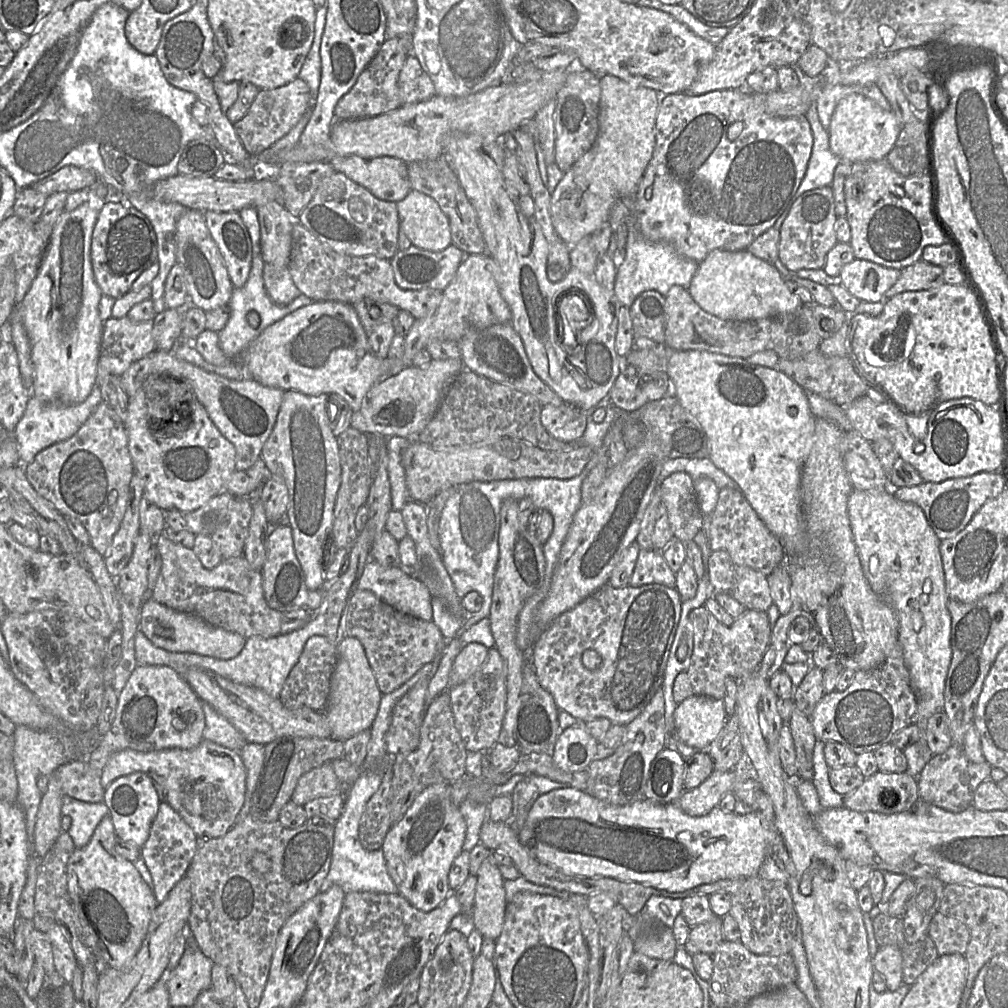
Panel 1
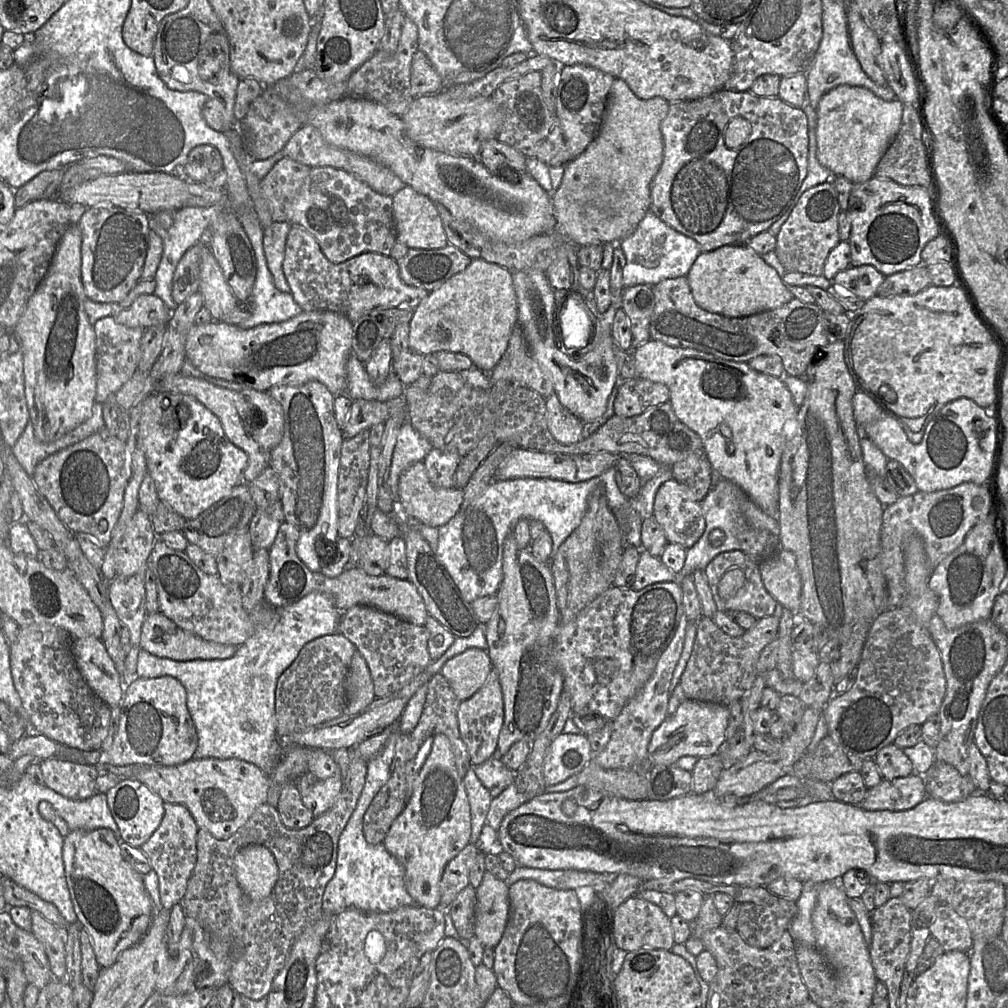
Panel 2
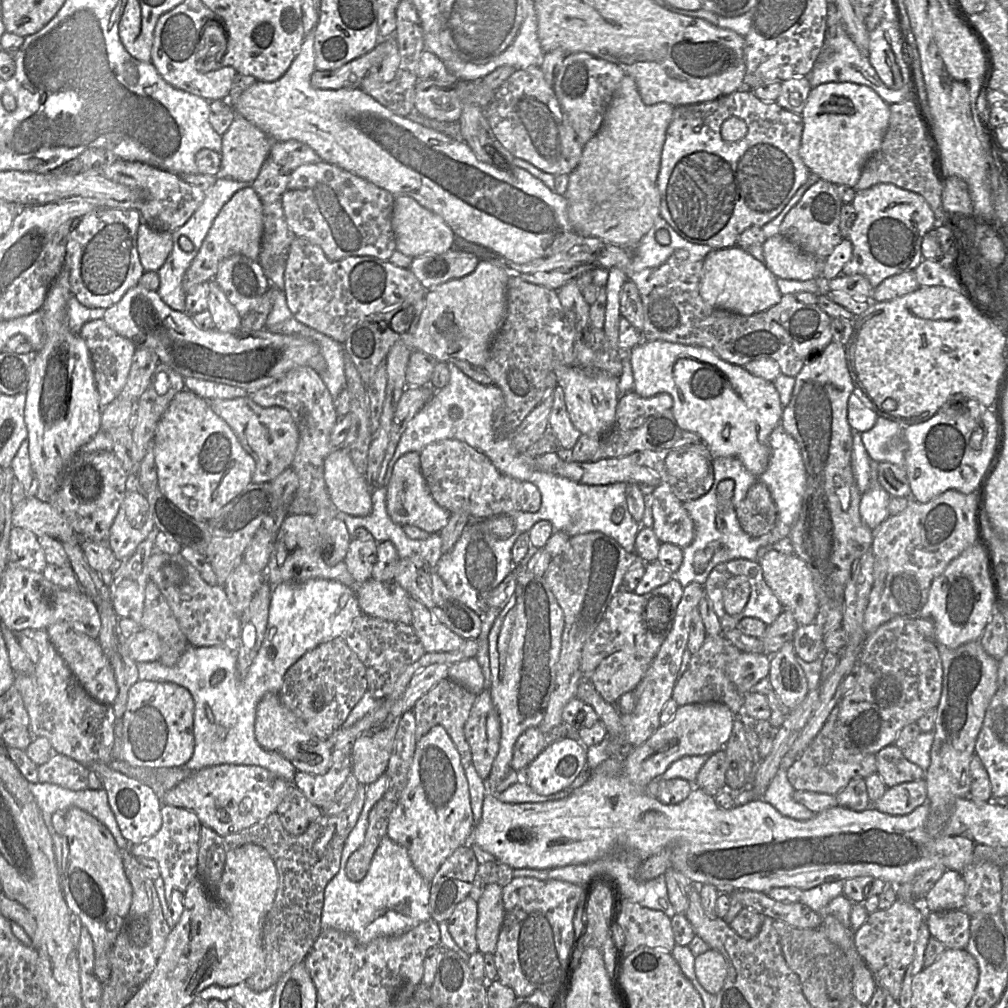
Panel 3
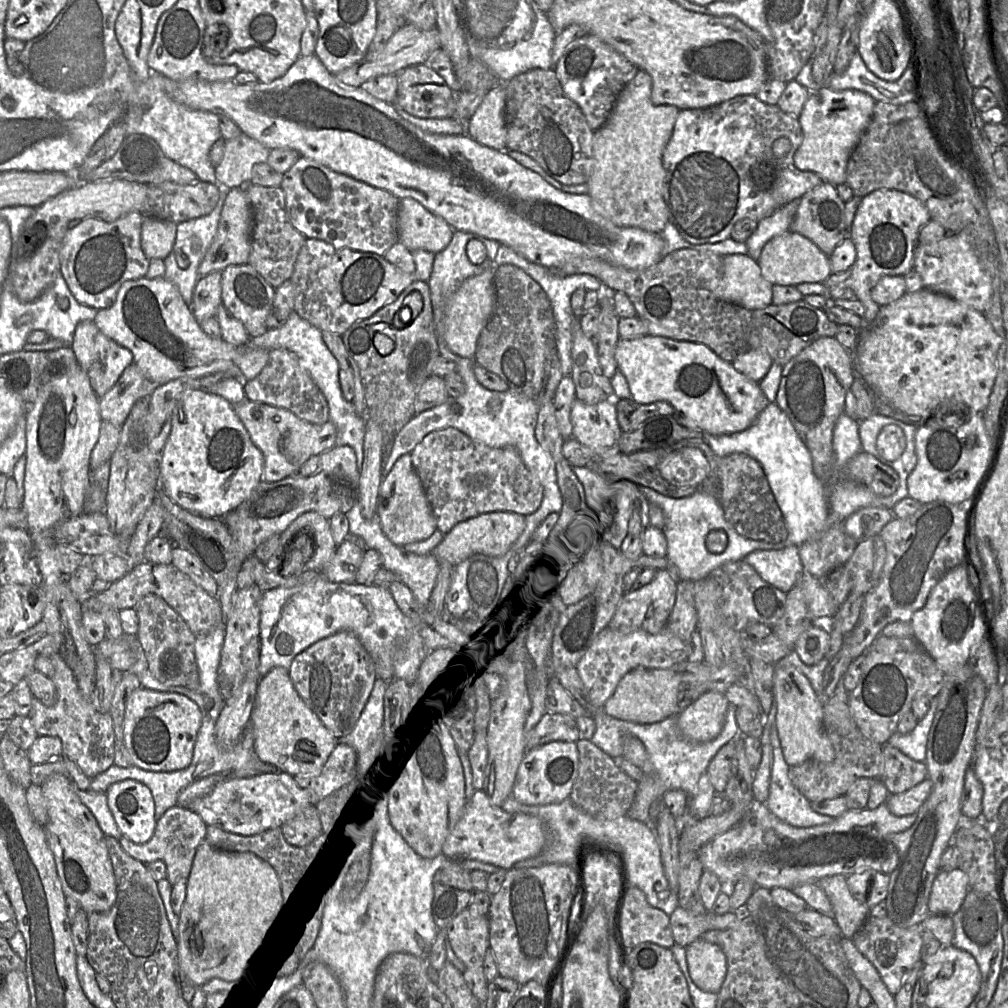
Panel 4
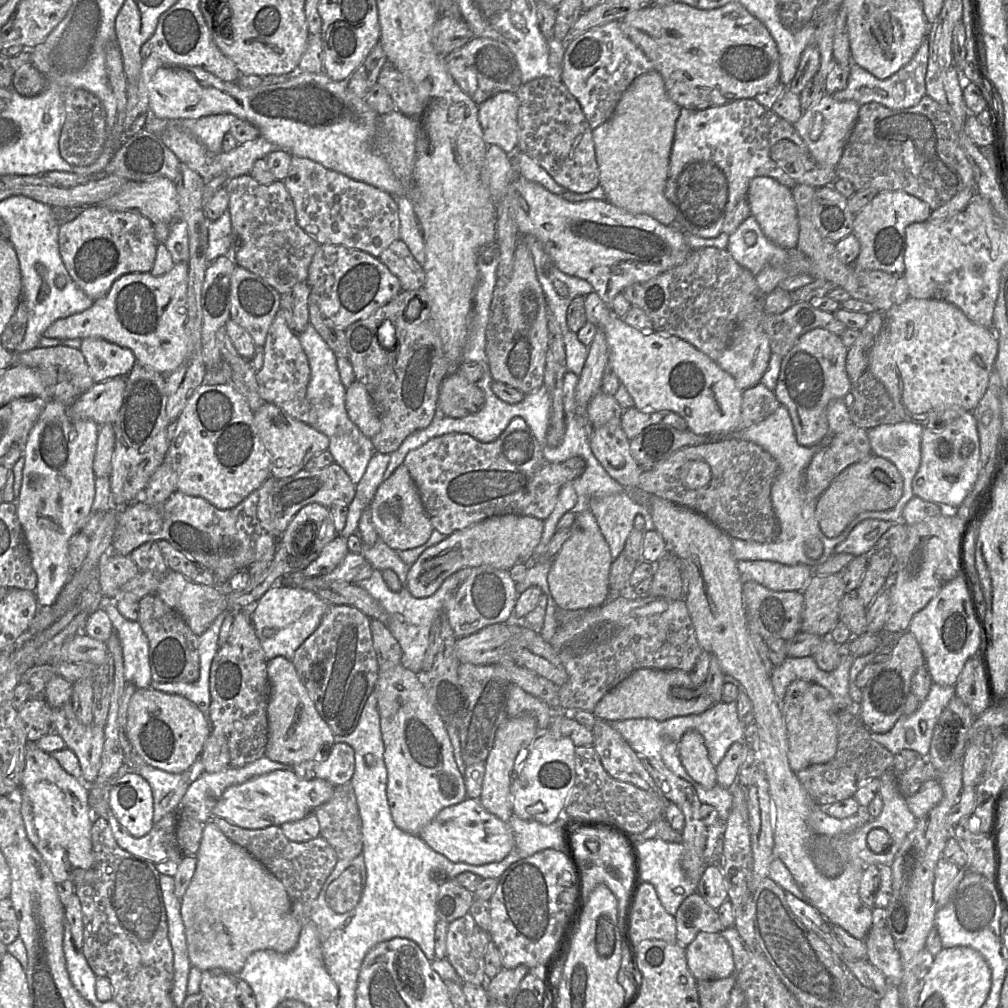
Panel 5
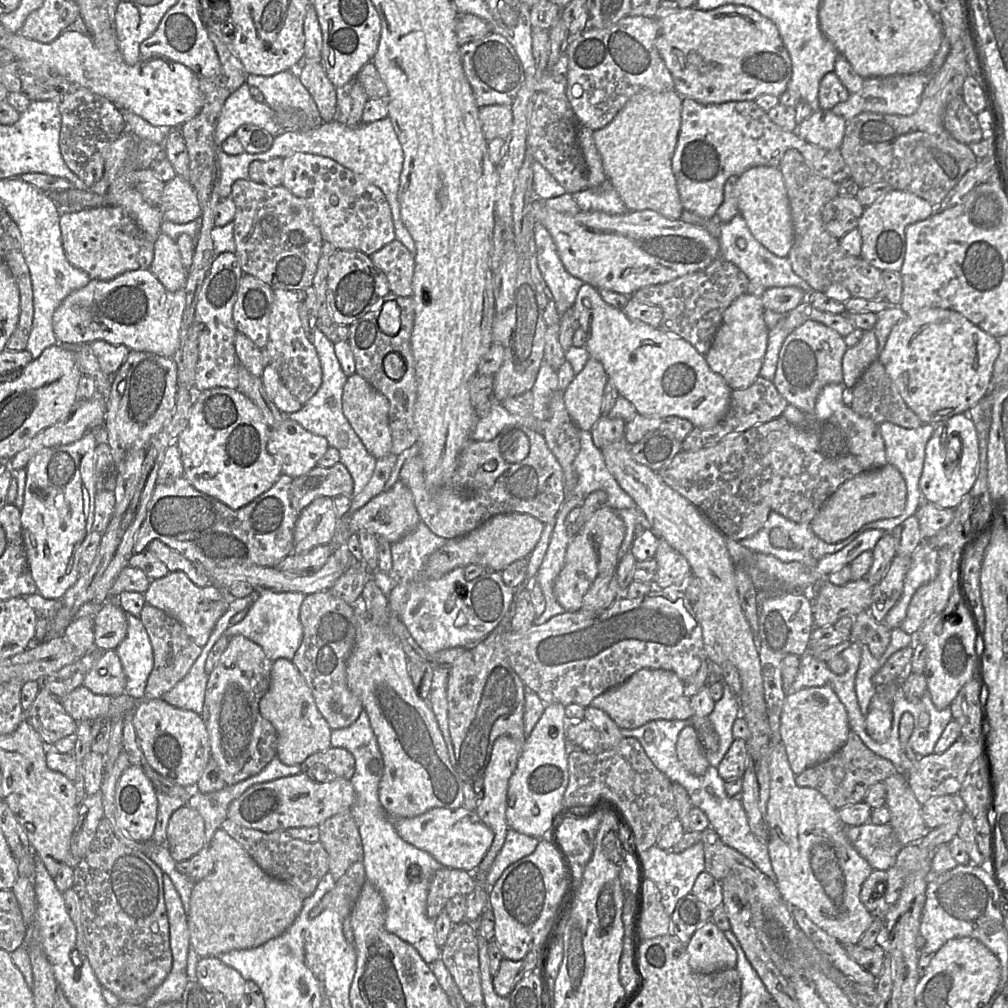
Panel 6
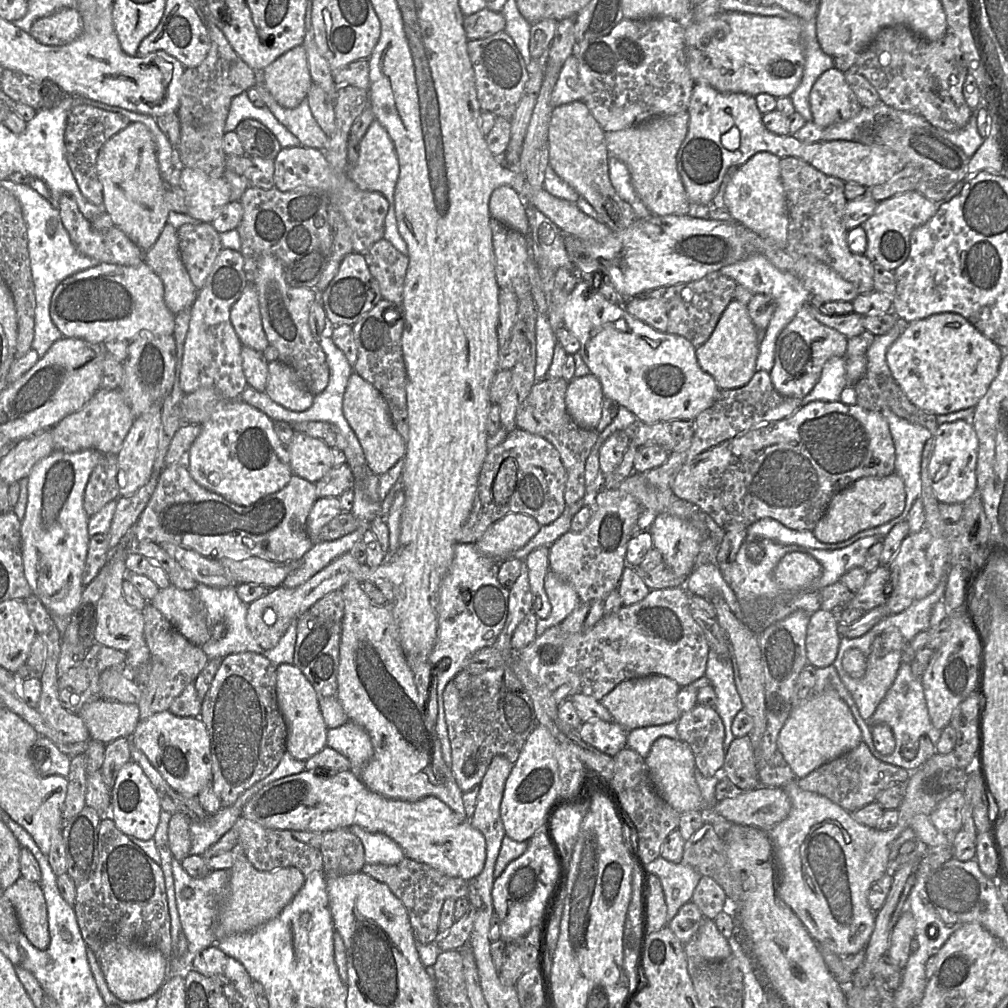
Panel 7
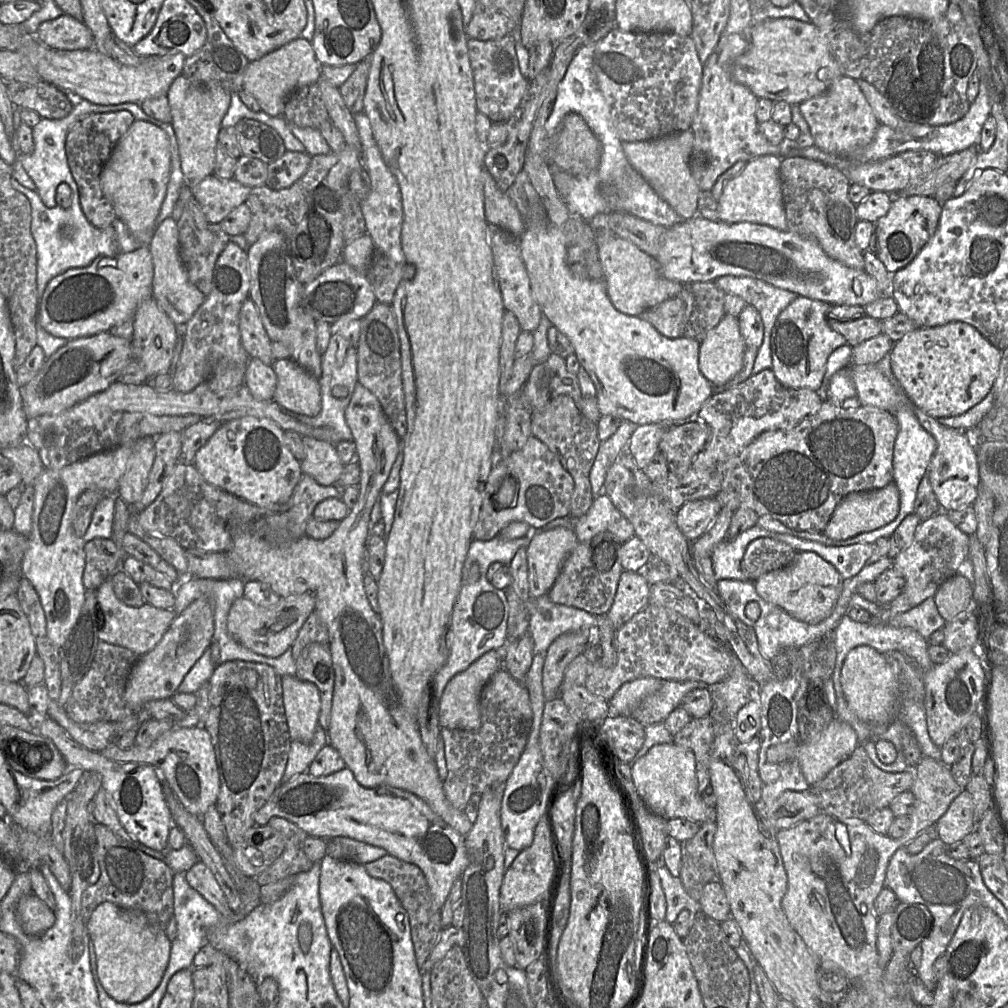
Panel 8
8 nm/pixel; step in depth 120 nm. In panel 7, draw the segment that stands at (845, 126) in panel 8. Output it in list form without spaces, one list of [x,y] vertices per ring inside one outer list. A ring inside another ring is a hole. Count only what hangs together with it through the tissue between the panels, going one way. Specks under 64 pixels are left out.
[[[834,67],[816,80],[809,104],[813,122],[822,128],[844,122],[857,115],[862,108],[844,73]]]

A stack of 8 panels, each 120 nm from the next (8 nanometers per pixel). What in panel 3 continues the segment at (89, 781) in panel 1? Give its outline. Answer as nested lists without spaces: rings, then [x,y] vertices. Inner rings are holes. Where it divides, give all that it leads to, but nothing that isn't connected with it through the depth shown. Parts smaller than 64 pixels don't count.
[[[54,753],[49,761],[39,765],[37,770],[40,783],[55,784],[73,791],[89,789],[90,769],[65,755]]]

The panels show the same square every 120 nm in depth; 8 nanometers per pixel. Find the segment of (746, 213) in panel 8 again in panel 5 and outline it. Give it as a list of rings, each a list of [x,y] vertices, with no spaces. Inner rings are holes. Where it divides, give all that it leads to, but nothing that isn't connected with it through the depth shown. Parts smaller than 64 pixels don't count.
[[[755,177],[749,183],[746,199],[751,215],[757,220],[764,235],[771,242],[784,249],[796,249],[799,238],[799,223],[791,189],[771,177]]]

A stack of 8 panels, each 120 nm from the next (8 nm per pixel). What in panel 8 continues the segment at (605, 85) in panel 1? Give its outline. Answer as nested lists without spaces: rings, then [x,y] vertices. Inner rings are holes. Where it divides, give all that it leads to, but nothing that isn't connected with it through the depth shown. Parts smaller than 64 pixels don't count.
[[[690,128],[654,140],[622,142],[623,152],[633,168],[683,220],[697,215],[701,192],[689,165],[693,143],[694,135]]]

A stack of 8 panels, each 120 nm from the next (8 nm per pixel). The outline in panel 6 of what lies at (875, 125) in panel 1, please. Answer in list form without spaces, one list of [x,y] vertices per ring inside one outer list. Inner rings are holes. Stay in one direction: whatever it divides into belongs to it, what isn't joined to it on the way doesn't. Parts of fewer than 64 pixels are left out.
[[[818,109],[797,126],[797,134],[805,141],[826,150],[841,147],[846,121],[832,110]]]

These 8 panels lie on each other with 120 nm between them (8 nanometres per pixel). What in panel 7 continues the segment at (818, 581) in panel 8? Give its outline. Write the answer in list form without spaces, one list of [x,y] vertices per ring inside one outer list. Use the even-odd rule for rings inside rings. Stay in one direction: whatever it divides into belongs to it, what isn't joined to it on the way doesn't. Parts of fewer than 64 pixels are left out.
[[[793,551],[781,558],[774,570],[774,580],[778,587],[795,591],[808,587],[820,577],[820,563],[806,552]]]

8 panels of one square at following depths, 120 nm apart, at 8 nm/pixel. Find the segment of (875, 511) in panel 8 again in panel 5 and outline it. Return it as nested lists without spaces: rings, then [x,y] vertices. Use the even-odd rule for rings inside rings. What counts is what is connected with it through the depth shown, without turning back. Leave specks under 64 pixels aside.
[[[876,455],[844,469],[819,497],[815,516],[822,533],[837,537],[859,514],[892,509],[903,495],[903,479],[896,466]]]

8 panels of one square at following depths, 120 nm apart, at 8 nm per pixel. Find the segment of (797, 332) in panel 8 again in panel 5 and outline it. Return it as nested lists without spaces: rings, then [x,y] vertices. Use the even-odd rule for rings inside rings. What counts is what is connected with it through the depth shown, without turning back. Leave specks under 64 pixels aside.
[[[816,328],[802,335],[782,359],[774,393],[787,408],[797,443],[802,447],[814,447],[831,436],[828,435],[827,407],[832,400],[843,399],[851,389],[846,371],[847,350],[838,335]]]

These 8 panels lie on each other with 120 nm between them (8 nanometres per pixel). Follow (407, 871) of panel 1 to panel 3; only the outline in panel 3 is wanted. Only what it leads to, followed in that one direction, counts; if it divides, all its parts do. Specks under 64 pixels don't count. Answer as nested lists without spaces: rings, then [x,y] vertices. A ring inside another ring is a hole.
[[[435,725],[416,742],[406,786],[389,816],[387,836],[406,849],[417,872],[431,883],[441,864],[457,848],[469,843],[473,829],[460,754],[446,730]]]

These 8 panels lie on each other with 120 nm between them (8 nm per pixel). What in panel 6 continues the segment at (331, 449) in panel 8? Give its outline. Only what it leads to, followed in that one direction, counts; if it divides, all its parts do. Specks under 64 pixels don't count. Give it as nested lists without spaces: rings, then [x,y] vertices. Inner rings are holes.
[[[289,418],[269,430],[267,450],[279,464],[282,474],[292,478],[315,468],[328,448],[324,437],[310,433]]]

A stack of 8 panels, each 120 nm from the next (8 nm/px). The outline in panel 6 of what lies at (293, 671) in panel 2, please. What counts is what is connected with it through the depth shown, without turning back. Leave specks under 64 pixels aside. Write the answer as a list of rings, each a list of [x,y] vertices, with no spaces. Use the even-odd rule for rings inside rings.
[[[331,591],[305,596],[300,608],[303,639],[291,660],[310,688],[316,706],[332,730],[352,725],[363,710],[347,683],[347,660],[355,645],[357,605],[349,605]]]

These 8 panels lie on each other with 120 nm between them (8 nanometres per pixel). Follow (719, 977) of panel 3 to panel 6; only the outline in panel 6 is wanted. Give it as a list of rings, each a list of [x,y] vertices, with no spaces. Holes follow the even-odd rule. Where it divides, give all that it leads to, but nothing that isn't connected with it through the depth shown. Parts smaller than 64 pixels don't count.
[[[712,919],[695,931],[686,949],[693,972],[712,973],[736,968],[736,950]]]

